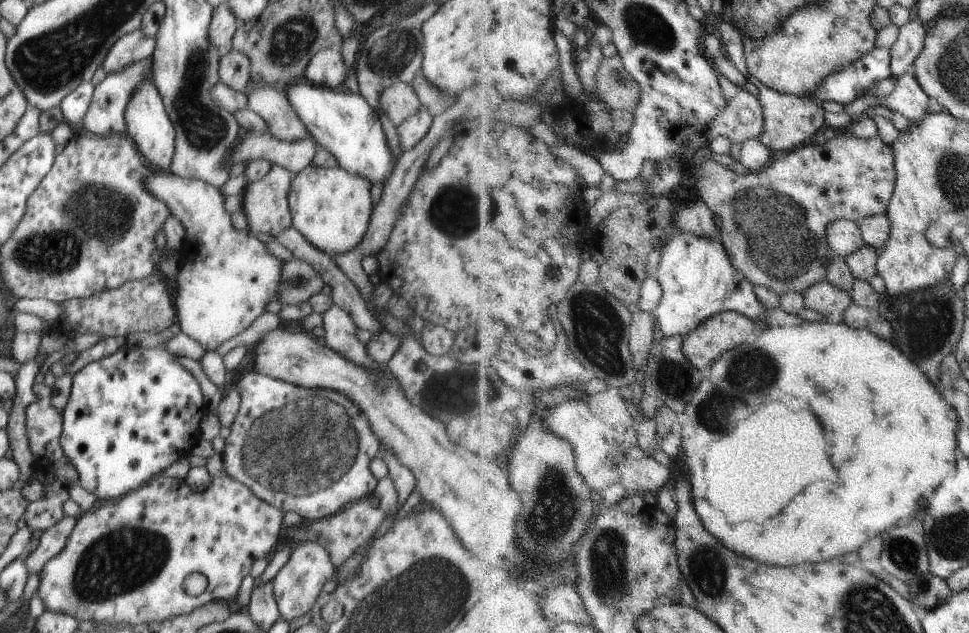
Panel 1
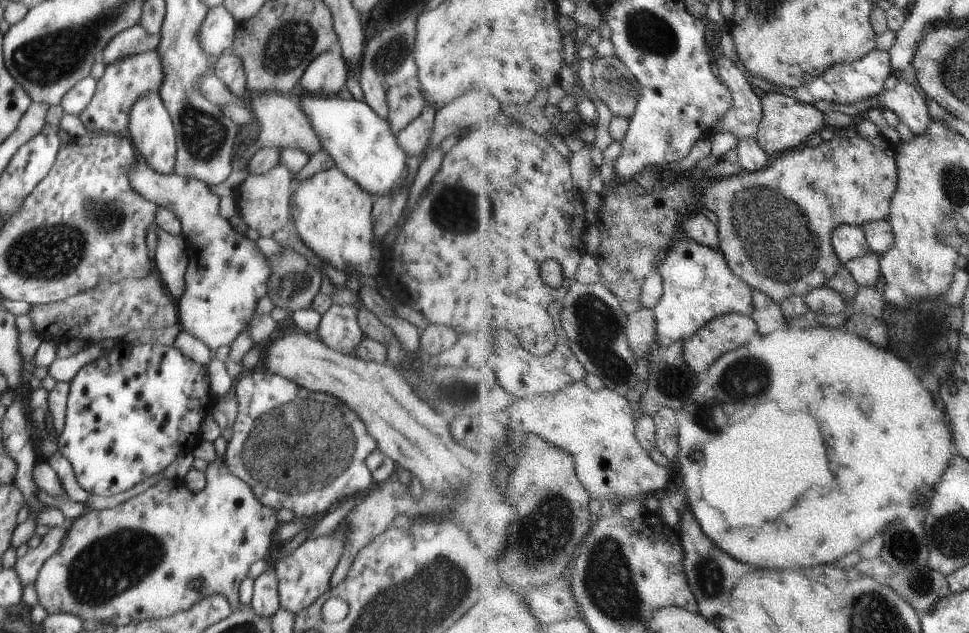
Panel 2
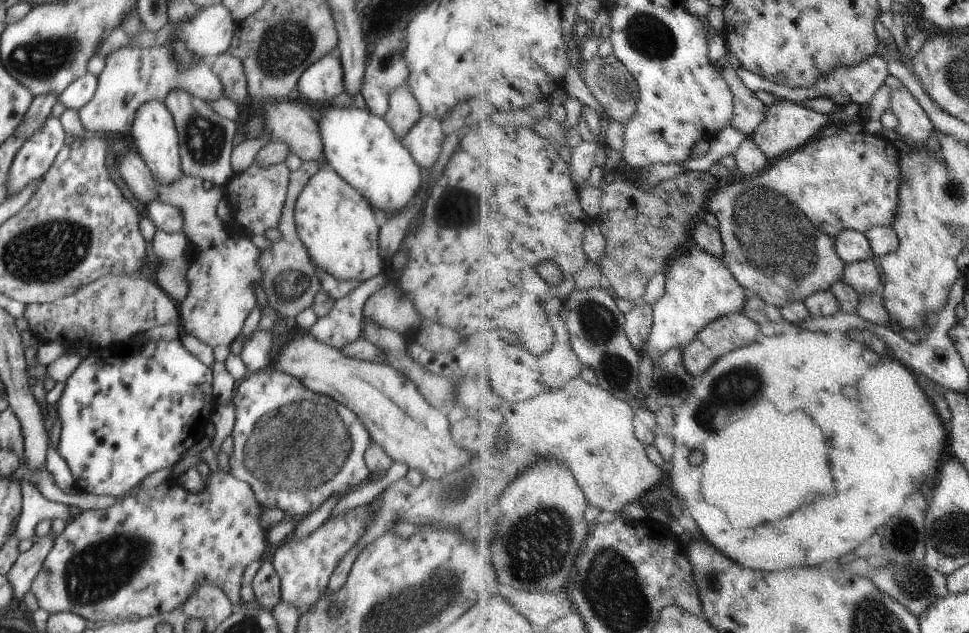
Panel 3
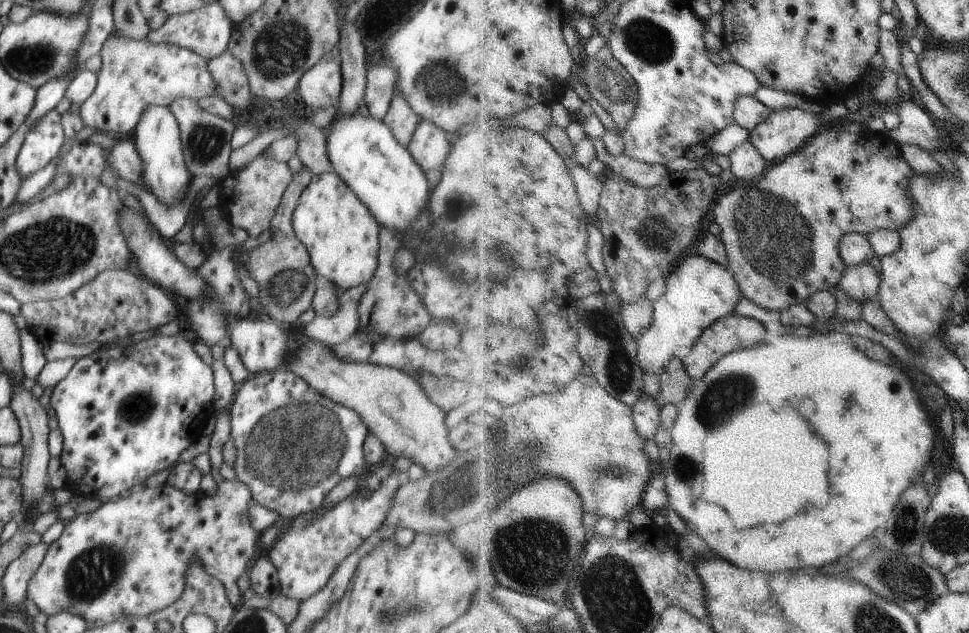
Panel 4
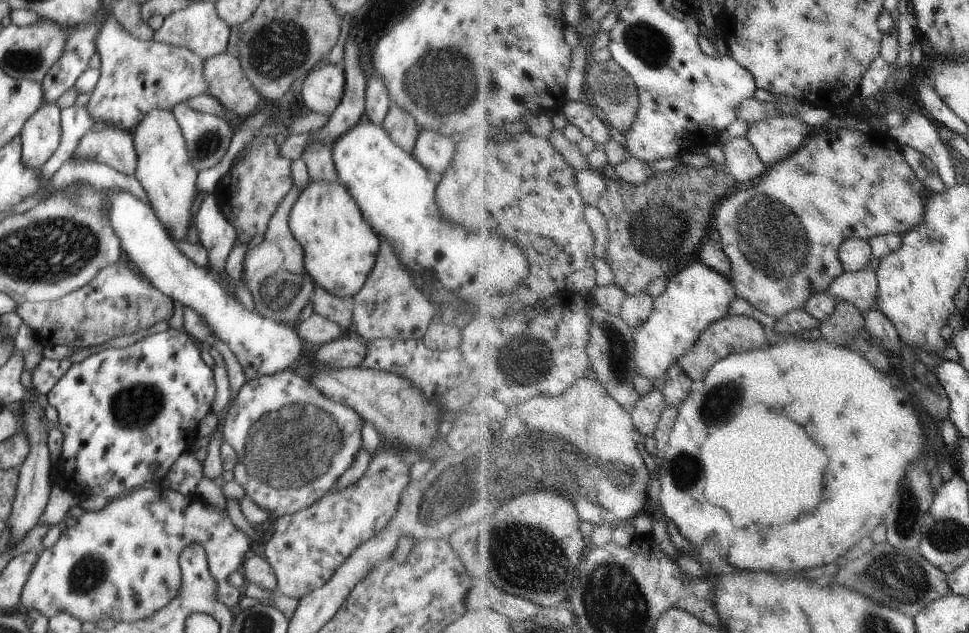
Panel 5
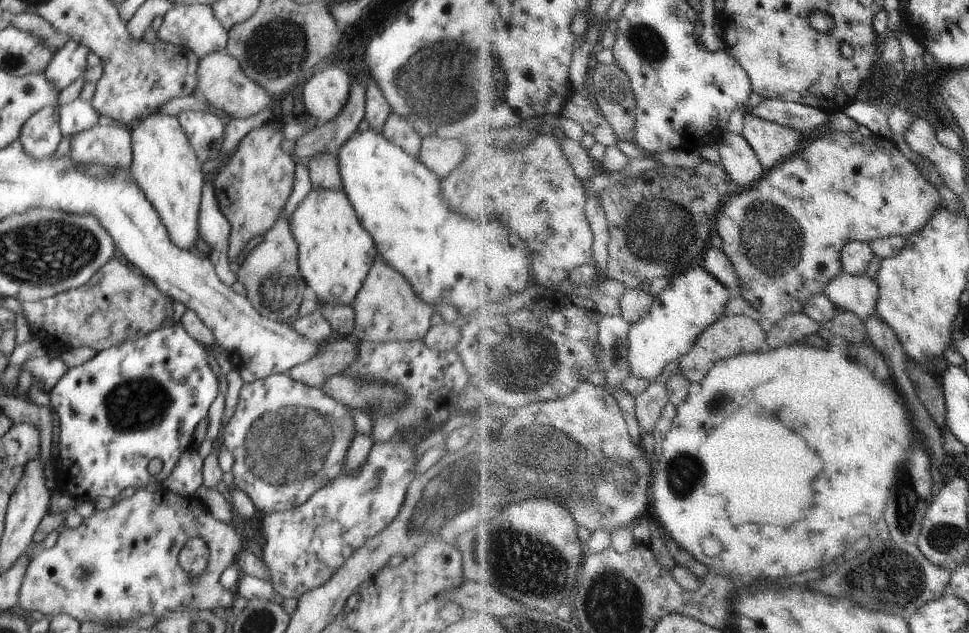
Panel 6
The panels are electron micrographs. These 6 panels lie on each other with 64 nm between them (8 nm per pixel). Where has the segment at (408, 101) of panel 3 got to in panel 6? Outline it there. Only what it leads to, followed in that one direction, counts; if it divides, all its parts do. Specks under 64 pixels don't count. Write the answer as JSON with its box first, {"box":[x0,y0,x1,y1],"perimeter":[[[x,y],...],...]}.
{"box":[383,111,422,159],"perimeter":[[[392,111],[386,120],[383,136],[388,142],[392,142],[407,154],[418,159],[422,140],[418,132],[414,130],[414,126],[411,126],[410,122],[406,122],[406,118],[402,118]]]}

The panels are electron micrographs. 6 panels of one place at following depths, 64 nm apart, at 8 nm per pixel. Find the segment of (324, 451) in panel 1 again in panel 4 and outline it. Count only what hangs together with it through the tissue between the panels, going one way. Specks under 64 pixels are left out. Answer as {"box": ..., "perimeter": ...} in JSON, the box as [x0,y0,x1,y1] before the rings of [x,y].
{"box":[230,368,369,521],"perimeter":[[[278,368],[278,370],[274,369],[274,372],[268,371],[250,376],[238,387],[233,403],[230,406],[230,412],[231,438],[237,450],[237,459],[233,466],[235,478],[250,487],[250,494],[252,494],[254,501],[259,505],[264,505],[270,510],[275,510],[279,514],[281,521],[292,520],[296,517],[311,514],[322,504],[324,498],[330,494],[330,490],[334,490],[334,486],[341,480],[349,476],[363,476],[369,470],[362,452],[364,438],[368,434],[368,428],[363,423],[363,419],[349,407],[335,403],[332,399],[310,388],[307,382],[304,382],[302,378],[296,376],[290,369],[282,370],[282,368]]]}

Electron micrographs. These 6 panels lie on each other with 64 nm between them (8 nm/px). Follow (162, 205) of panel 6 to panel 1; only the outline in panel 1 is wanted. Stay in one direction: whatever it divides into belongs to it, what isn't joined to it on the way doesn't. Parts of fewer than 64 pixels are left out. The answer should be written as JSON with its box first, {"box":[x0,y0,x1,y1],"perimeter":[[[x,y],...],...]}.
{"box":[125,80,177,172],"perimeter":[[[153,80],[144,81],[133,92],[125,108],[125,125],[126,134],[133,140],[143,159],[153,168],[169,172],[169,166],[175,153],[175,134],[177,132]]]}

